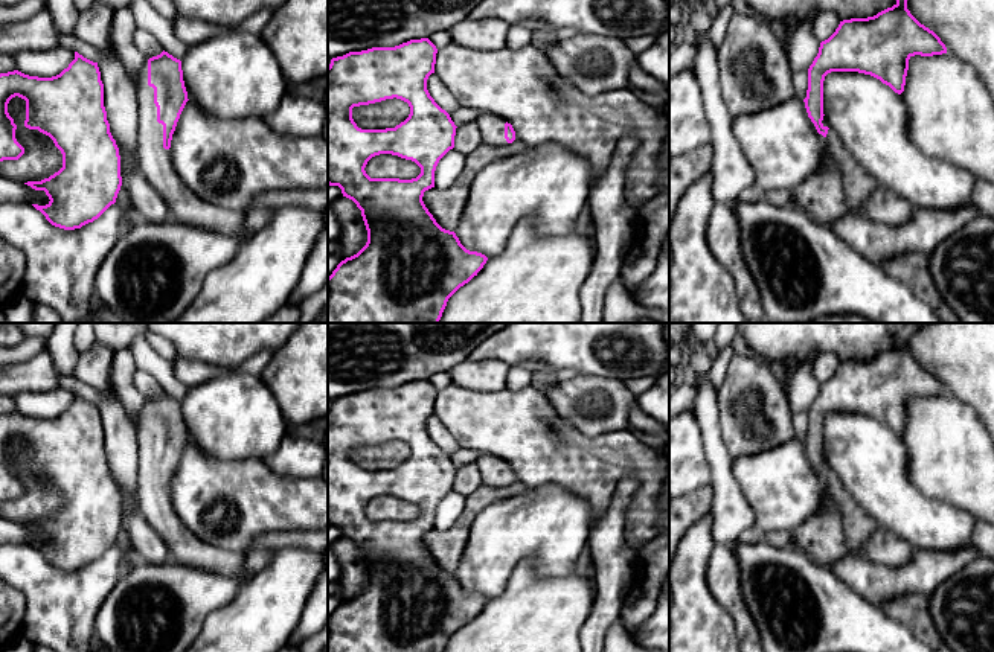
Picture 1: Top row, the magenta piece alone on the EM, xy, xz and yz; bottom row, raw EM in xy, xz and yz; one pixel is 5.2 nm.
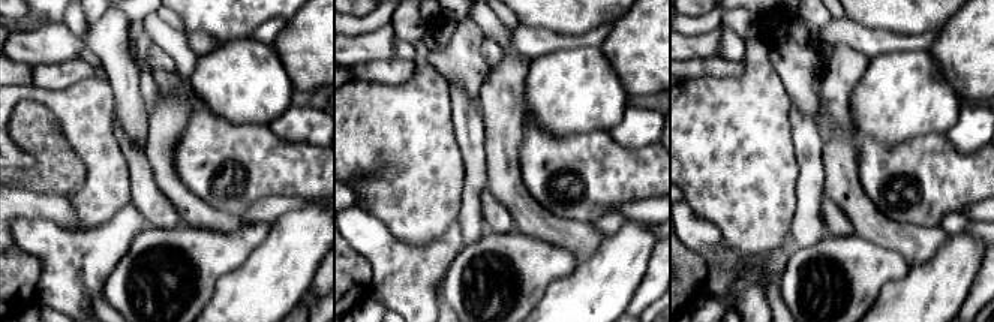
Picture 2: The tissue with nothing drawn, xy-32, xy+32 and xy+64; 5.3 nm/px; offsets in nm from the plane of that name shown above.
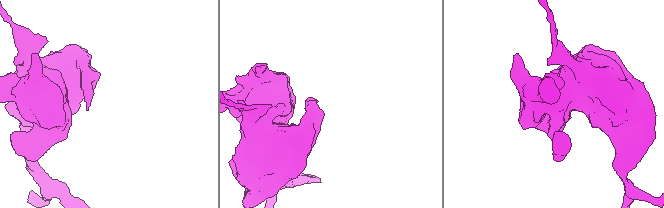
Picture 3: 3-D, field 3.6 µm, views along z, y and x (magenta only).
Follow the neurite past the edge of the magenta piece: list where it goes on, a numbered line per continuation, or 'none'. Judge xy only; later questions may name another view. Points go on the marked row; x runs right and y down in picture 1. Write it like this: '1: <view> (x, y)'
1: xy (185, 206)

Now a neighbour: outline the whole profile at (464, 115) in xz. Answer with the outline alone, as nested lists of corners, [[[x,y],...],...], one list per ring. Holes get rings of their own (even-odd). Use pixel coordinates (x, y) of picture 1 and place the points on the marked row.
[[[459,107],[456,111],[450,113],[451,120],[456,126],[476,122],[482,114],[470,107]]]

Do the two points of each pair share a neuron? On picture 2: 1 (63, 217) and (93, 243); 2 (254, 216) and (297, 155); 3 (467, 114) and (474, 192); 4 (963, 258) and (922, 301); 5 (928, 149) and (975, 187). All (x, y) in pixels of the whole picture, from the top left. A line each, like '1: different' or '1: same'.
1: different
2: different
3: same
4: same
5: same

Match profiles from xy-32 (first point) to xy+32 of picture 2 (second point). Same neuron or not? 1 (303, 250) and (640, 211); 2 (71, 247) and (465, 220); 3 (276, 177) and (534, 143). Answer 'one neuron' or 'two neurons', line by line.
1: two neurons
2: two neurons
3: one neuron

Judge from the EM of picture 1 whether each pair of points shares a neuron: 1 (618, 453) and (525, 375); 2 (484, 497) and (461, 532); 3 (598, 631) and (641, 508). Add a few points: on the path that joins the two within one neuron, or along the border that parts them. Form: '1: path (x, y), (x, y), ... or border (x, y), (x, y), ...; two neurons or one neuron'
1: border (529, 384), (520, 389), (506, 387); two neurons
2: path (474, 506), (464, 523); one neuron
3: border (627, 509), (624, 544), (634, 556), (636, 581); two neurons

